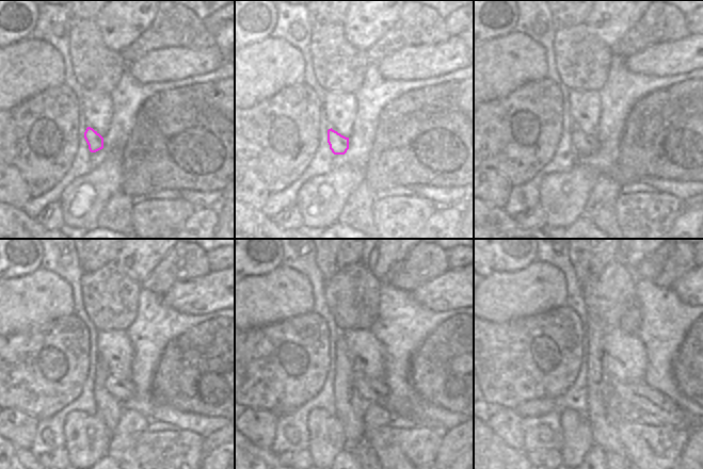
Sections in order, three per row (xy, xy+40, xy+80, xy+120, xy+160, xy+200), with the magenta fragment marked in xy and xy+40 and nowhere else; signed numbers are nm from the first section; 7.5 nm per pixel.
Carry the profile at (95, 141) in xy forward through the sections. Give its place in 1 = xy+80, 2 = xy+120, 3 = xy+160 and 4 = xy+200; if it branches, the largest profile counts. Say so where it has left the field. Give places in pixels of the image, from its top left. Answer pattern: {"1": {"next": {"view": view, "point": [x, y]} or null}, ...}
{"1": {"next": {"view": "xy+80", "point": [584, 145]}}, "2": {"next": {"view": "xy+120", "point": [121, 388]}}, "3": {"next": {"view": "xy+160", "point": [373, 390]}}, "4": {"next": {"view": "xy+200", "point": [648, 399]}}}

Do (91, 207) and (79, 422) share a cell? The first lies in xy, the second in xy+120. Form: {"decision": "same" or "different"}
{"decision": "same"}

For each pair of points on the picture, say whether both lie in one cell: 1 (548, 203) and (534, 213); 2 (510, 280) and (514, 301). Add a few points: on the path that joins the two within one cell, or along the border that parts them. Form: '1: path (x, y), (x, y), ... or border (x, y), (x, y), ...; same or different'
1: border (538, 206), (544, 213), (545, 224); different
2: path (510, 286), (510, 293), (512, 295); same

